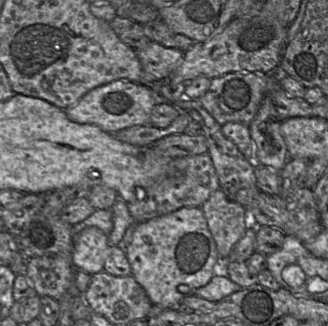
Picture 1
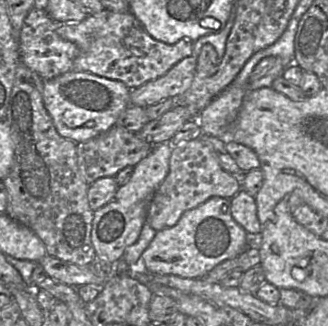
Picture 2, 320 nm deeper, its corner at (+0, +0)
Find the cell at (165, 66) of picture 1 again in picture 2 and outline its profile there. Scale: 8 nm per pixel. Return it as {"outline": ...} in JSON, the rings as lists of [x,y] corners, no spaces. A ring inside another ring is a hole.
{"outline":[[[104,11],[88,15],[78,23],[58,23],[57,33],[65,40],[73,42],[79,49],[74,60],[73,70],[123,82],[130,90],[166,74],[174,65],[193,53],[193,42],[181,39],[175,44],[167,44],[150,36],[131,11],[125,13]]]}

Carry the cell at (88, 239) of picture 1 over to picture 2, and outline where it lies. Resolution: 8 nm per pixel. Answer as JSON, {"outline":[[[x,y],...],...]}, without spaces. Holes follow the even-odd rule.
{"outline":[[[171,143],[155,145],[151,153],[134,167],[131,179],[118,188],[112,201],[94,211],[91,241],[97,257],[110,263],[117,262],[122,259],[126,248],[138,240],[146,223],[149,205],[169,172],[172,149]]]}

